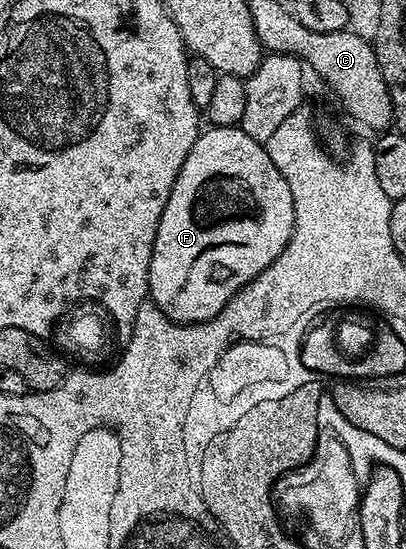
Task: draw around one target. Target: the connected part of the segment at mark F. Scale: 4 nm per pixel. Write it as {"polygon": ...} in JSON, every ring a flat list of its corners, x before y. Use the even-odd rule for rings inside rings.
{"polygon":[[212,126,205,129,200,139,190,148,190,156,182,164,182,172,178,172,178,180,174,180,174,188,170,192,170,200,166,200,166,208,162,212,162,220,158,220,158,236,154,236,154,252,150,256,150,272,148,273,148,298,167,316,171,322,191,324,208,322,211,318,219,318,222,308,232,301,232,297,243,286,249,286,286,248,292,235,296,233,296,217,294,216,294,198,290,196,290,184,282,180,282,172,274,168,274,160,270,160,265,143,252,140,239,126]]}

